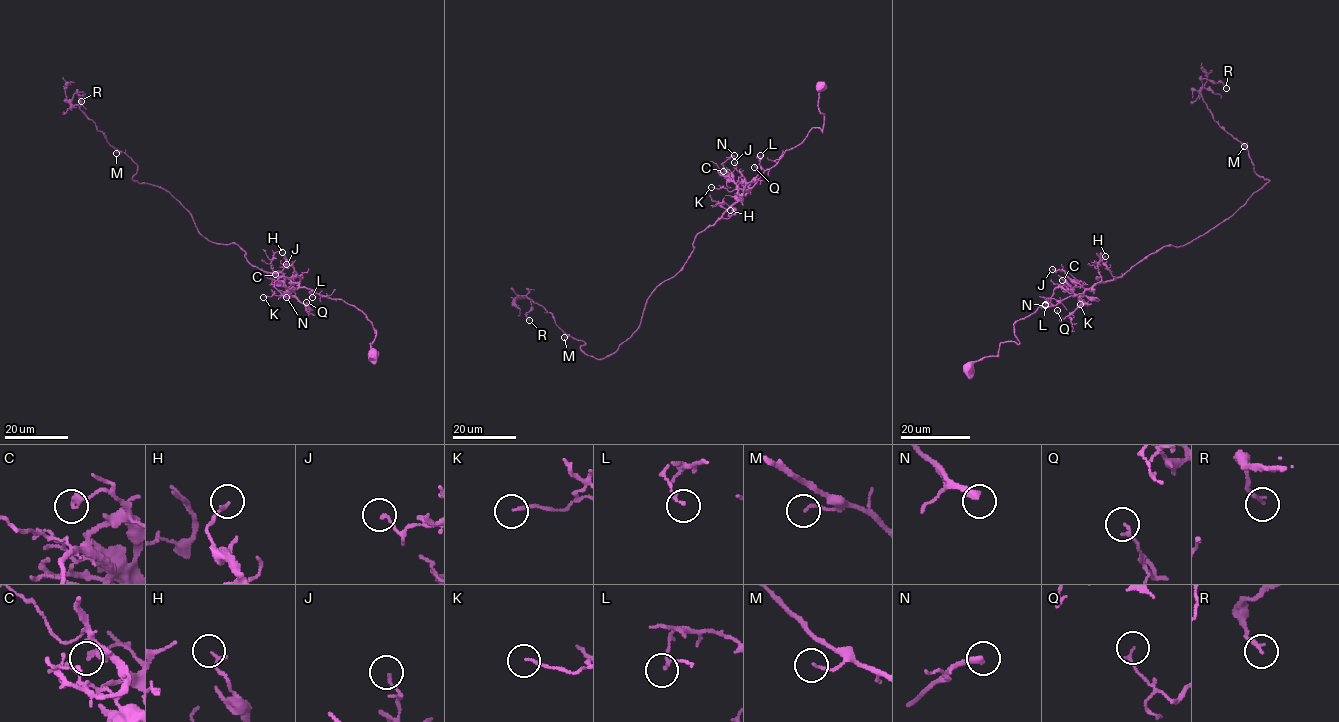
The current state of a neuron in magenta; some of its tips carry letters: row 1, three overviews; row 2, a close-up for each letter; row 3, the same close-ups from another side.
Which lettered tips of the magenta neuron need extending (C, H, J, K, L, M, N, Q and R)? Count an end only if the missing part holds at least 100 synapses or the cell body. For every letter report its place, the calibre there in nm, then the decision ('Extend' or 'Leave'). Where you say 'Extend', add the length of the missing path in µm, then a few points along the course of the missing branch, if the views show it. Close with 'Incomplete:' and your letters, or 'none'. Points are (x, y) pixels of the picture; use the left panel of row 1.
C: Place: (275, 274). Thickness 190 nm. Leave
H: Place: (282, 252). Thickness 140 nm. Leave
J: Place: (286, 264). Thickness 130 nm. Leave
K: Place: (263, 297). Thickness 120 nm. Leave
L: Place: (312, 297). Thickness 150 nm. Leave
M: Place: (116, 153). Thickness 110 nm. Leave
N: Place: (286, 297). Thickness 300 nm. Leave
Q: Place: (306, 302). Thickness 130 nm. Leave
R: Place: (81, 101). Thickness 180 nm. Leave
Incomplete: none

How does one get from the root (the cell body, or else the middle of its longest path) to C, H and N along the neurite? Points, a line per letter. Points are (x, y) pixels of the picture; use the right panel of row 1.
C: (969, 368), (996, 356), (1001, 343), (1018, 344), (1013, 324), (1018, 320), (1039, 307), (1082, 295), (1062, 280)
H: (969, 368), (996, 356), (1001, 343), (1018, 344), (1013, 324), (1039, 307), (1113, 280), (1105, 256)
N: (969, 368), (996, 356), (1001, 343), (1018, 344), (1018, 320), (1082, 295), (1057, 287), (1045, 305)

